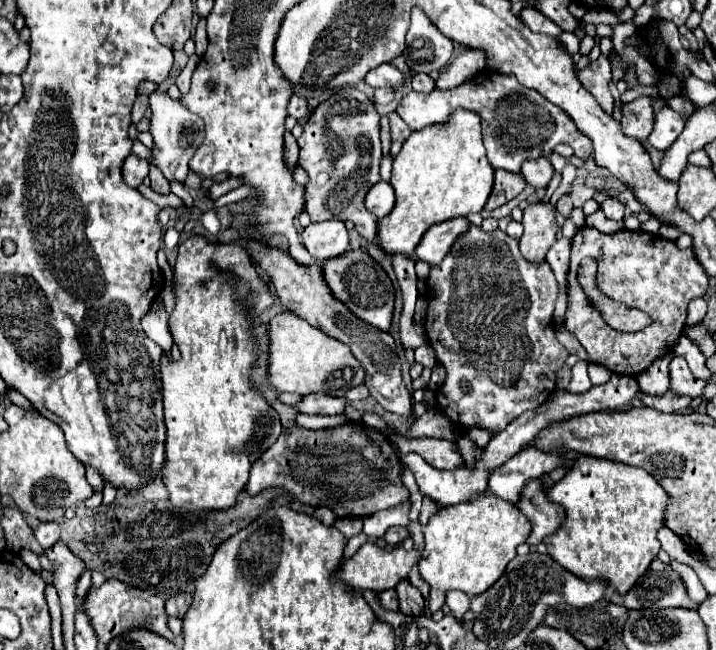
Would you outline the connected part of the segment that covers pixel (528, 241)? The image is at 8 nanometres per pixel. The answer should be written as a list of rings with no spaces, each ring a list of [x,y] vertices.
[[[532,203],[524,209],[524,235],[520,239],[520,253],[530,263],[546,261],[548,249],[556,243],[558,225],[550,203]]]

